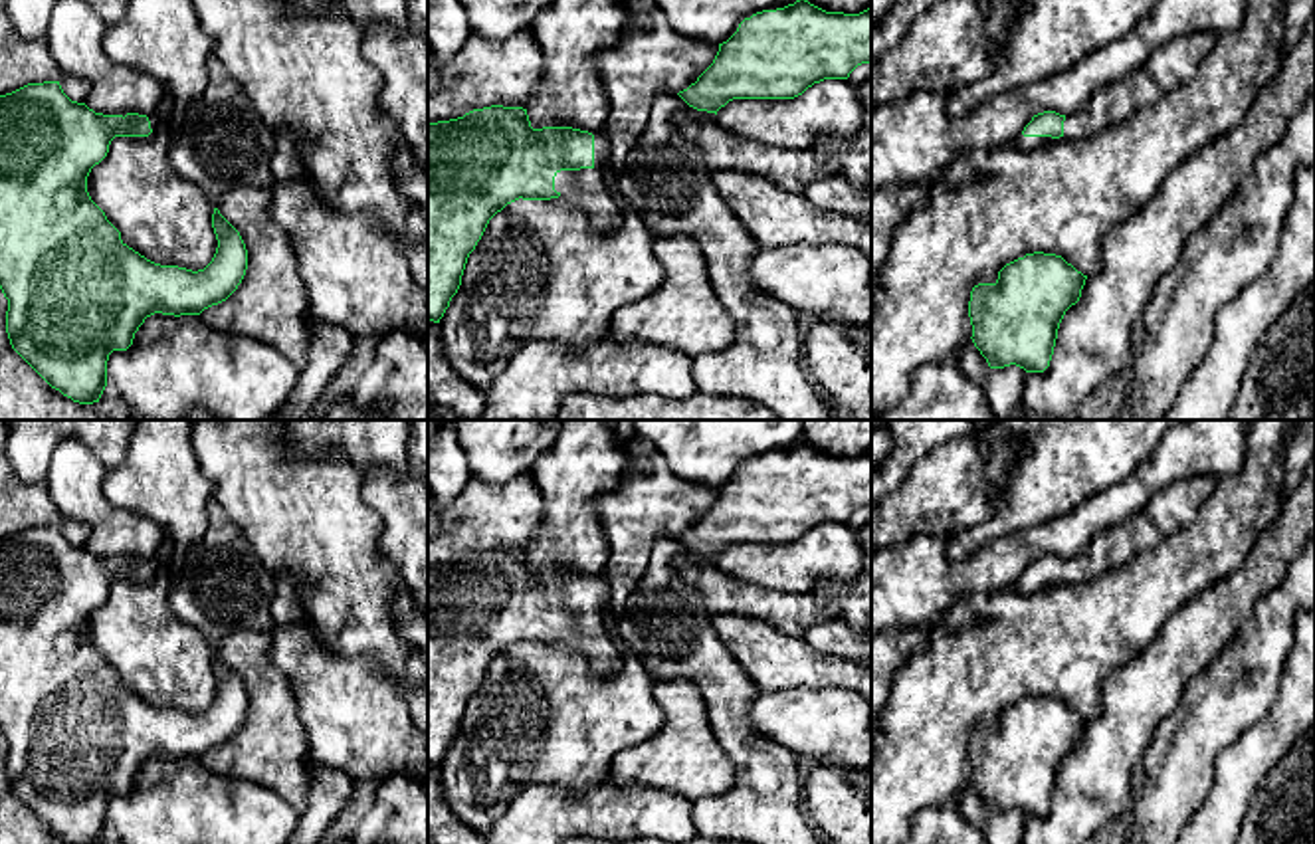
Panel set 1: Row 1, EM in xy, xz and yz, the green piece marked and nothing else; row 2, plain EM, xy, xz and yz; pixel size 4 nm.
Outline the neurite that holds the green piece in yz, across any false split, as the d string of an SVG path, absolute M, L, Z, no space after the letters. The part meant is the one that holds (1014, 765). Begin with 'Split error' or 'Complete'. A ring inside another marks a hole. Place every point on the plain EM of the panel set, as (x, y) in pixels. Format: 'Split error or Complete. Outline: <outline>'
Complete. Outline: M1034 695L1006 707L994 727L978 727L970 735L968 761L972 787L990 812L1016 808L1026 816L1044 816L1050 810L1058 773L1065 755L1081 741L1087 719L1062 699Z

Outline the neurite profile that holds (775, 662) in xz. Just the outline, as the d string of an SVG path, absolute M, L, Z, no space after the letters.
M741 614L713 618L725 650L760 691L794 687L844 687L871 701L871 670L814 650L806 638L792 638L768 622Z

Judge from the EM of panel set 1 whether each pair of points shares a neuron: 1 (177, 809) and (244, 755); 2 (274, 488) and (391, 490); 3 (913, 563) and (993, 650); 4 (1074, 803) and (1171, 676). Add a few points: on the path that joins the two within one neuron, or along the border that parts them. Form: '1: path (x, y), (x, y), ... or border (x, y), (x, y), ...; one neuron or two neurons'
1: border (199, 759), (208, 769), (244, 777), (266, 789); two neurons
2: border (361, 474), (361, 498), (379, 516), (381, 533); two neurons
3: border (997, 591), (961, 599), (925, 631); two neurons
4: path (1100, 771), (1110, 749), (1139, 708); one neuron

